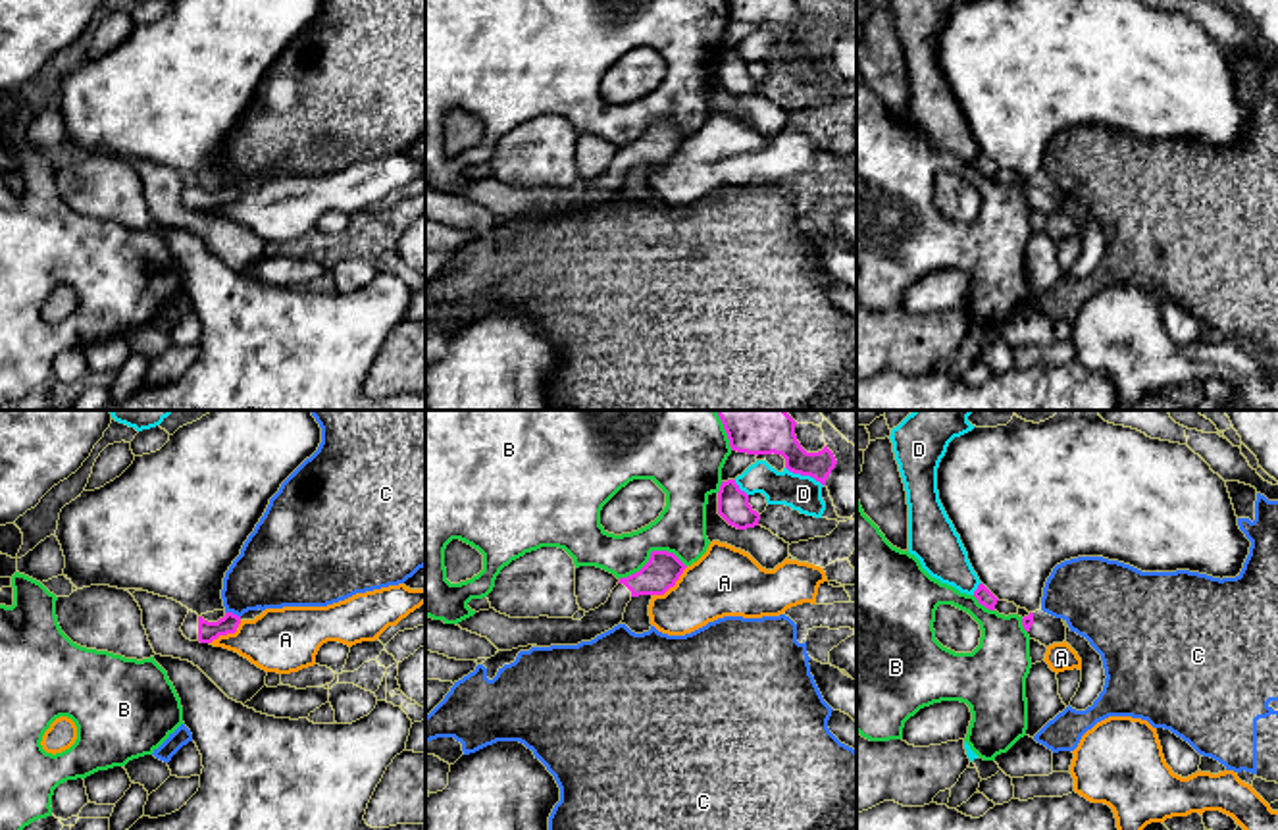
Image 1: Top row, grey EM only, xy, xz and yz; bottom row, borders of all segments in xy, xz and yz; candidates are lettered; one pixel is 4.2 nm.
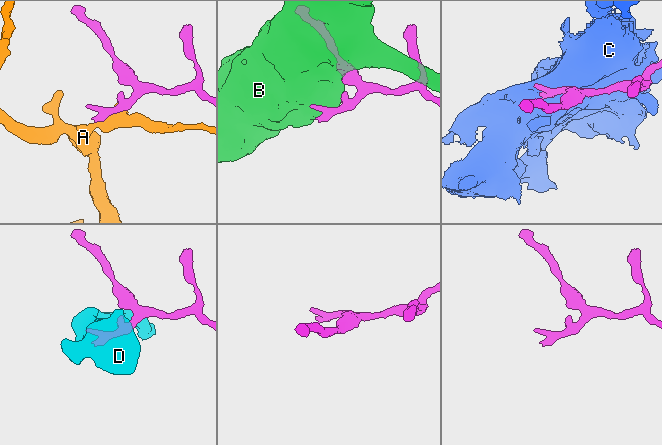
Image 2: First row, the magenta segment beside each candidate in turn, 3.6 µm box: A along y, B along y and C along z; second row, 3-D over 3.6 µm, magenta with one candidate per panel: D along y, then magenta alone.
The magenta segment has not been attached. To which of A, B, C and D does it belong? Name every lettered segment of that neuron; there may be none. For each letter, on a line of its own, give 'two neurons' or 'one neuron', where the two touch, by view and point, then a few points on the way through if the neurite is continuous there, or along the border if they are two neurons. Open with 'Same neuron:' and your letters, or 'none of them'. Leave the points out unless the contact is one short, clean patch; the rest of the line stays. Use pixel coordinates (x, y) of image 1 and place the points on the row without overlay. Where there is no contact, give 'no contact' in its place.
Same neuron: none of them
A: two neurons; meets magenta in xz at (672, 155)
B: two neurons; meets magenta in xz at (651, 124)
C: two neurons; meets magenta in xy at (231, 181); border along xy (226, 180), (239, 185)
D: two neurons; meets magenta in xz at (805, 43)

